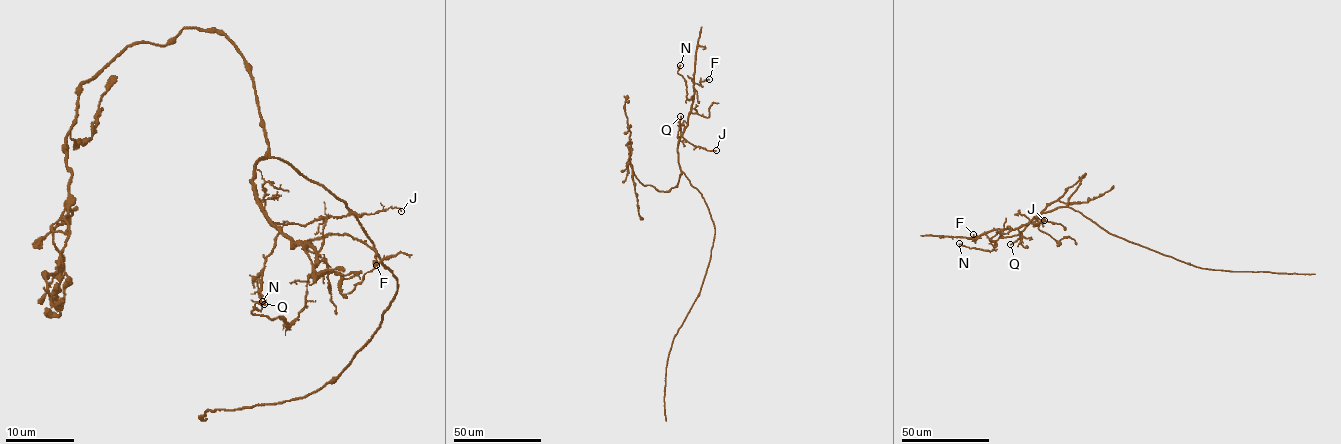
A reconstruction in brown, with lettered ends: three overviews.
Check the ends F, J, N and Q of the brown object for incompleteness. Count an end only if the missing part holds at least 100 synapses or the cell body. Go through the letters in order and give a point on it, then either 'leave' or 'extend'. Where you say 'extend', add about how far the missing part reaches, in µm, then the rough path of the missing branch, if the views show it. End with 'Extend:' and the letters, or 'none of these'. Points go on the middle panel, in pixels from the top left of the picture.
F: (709, 79) | leave
J: (716, 150) | leave
N: (680, 65) | leave
Q: (680, 116) | leave
Extend: none of these

